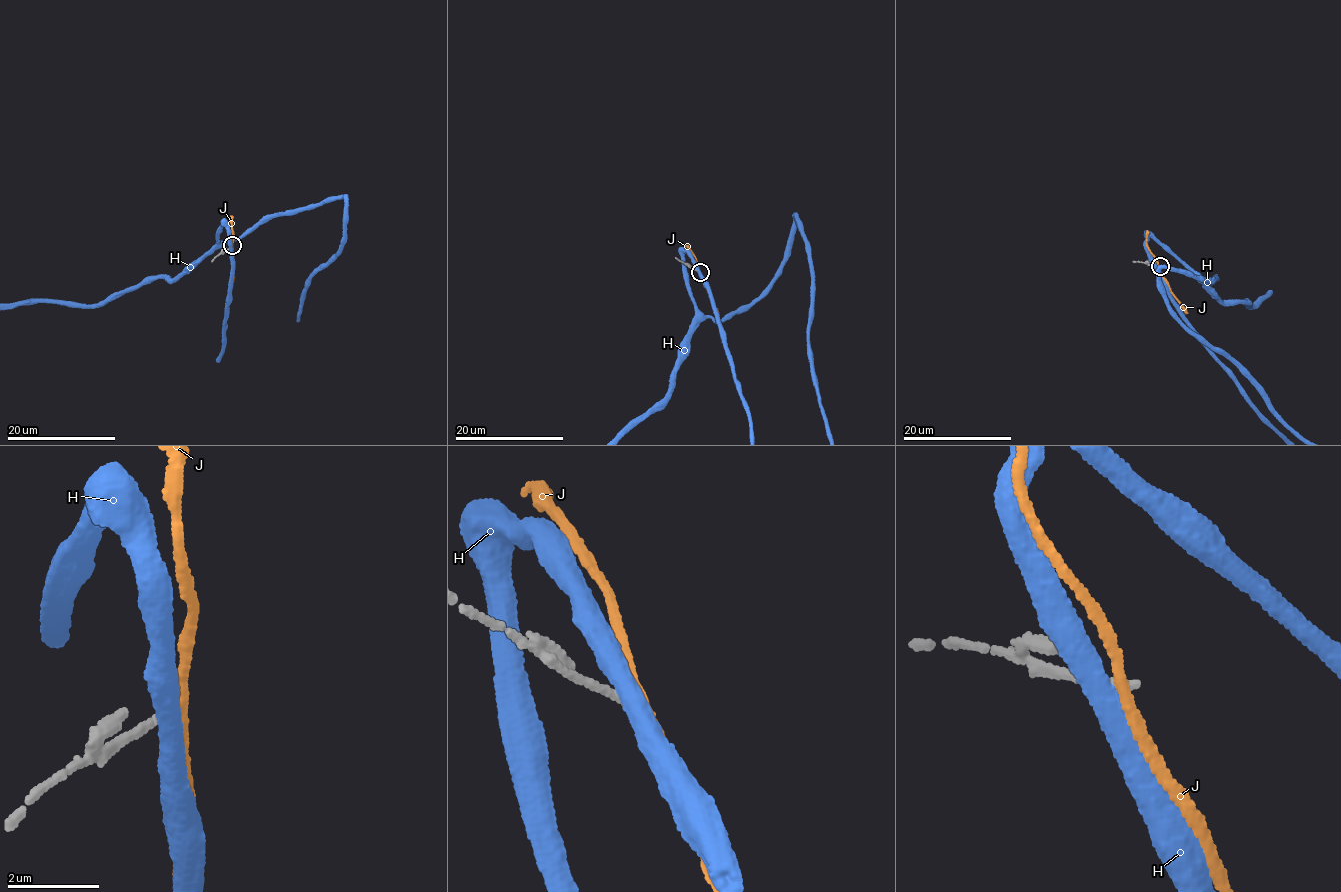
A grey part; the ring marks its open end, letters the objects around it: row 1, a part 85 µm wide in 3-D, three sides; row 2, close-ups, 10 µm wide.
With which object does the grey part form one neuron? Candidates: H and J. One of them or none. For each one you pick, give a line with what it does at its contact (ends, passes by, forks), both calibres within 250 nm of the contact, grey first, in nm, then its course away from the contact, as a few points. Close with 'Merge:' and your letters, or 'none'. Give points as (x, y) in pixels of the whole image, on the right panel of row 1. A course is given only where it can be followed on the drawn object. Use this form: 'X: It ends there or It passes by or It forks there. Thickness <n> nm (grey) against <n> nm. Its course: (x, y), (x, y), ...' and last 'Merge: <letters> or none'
Merge: none

